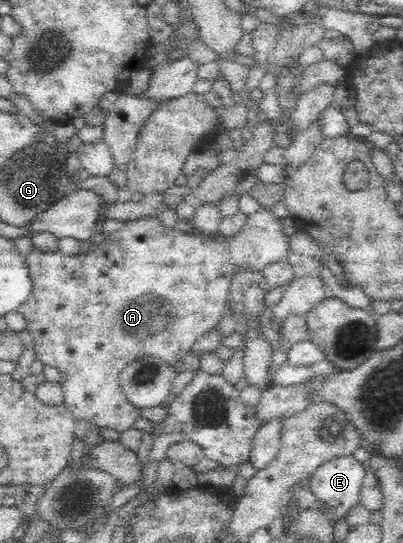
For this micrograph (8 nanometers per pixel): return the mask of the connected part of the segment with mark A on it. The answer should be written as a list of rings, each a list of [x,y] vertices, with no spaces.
[[[268,208],[253,211],[253,213],[245,217],[243,227],[235,235],[229,235],[229,237],[223,235],[219,239],[211,239],[204,234],[199,234],[197,231],[181,232],[175,227],[165,227],[161,225],[159,215],[141,217],[125,222],[125,225],[119,231],[105,235],[105,240],[99,245],[94,245],[92,251],[87,253],[65,255],[59,251],[42,251],[34,246],[27,255],[22,255],[22,260],[31,280],[32,292],[30,297],[18,307],[17,311],[25,318],[26,328],[32,334],[34,340],[32,349],[36,355],[36,360],[41,361],[45,366],[56,368],[61,373],[59,383],[64,394],[64,404],[69,407],[74,418],[82,419],[82,421],[85,419],[100,428],[125,432],[127,429],[131,429],[136,420],[139,419],[139,409],[131,405],[123,396],[119,379],[121,371],[130,362],[145,359],[146,357],[162,360],[165,364],[173,367],[179,362],[184,362],[185,357],[191,353],[191,349],[198,339],[208,333],[210,329],[214,329],[217,323],[221,321],[226,307],[225,291],[229,289],[235,273],[237,271],[260,272],[267,265],[287,258],[290,252],[291,236],[285,235],[283,225],[281,225],[281,218],[275,217],[273,211]]]

